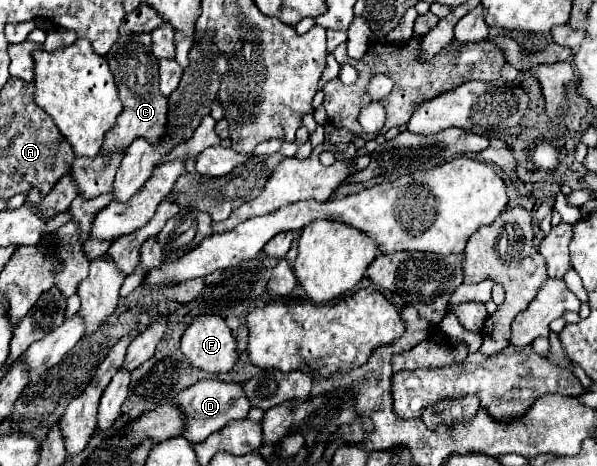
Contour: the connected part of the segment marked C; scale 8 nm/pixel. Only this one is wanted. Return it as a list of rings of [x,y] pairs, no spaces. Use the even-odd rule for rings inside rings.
[[[149,34],[129,36],[129,42],[127,38],[121,38],[117,44],[111,46],[105,58],[109,62],[109,70],[115,76],[119,98],[123,102],[123,112],[119,114],[115,128],[105,134],[105,142],[101,148],[101,154],[105,156],[105,164],[109,164],[109,156],[113,152],[125,152],[131,146],[131,142],[137,138],[145,138],[153,146],[163,142],[167,130],[167,98],[159,92],[157,60],[151,58]]]

